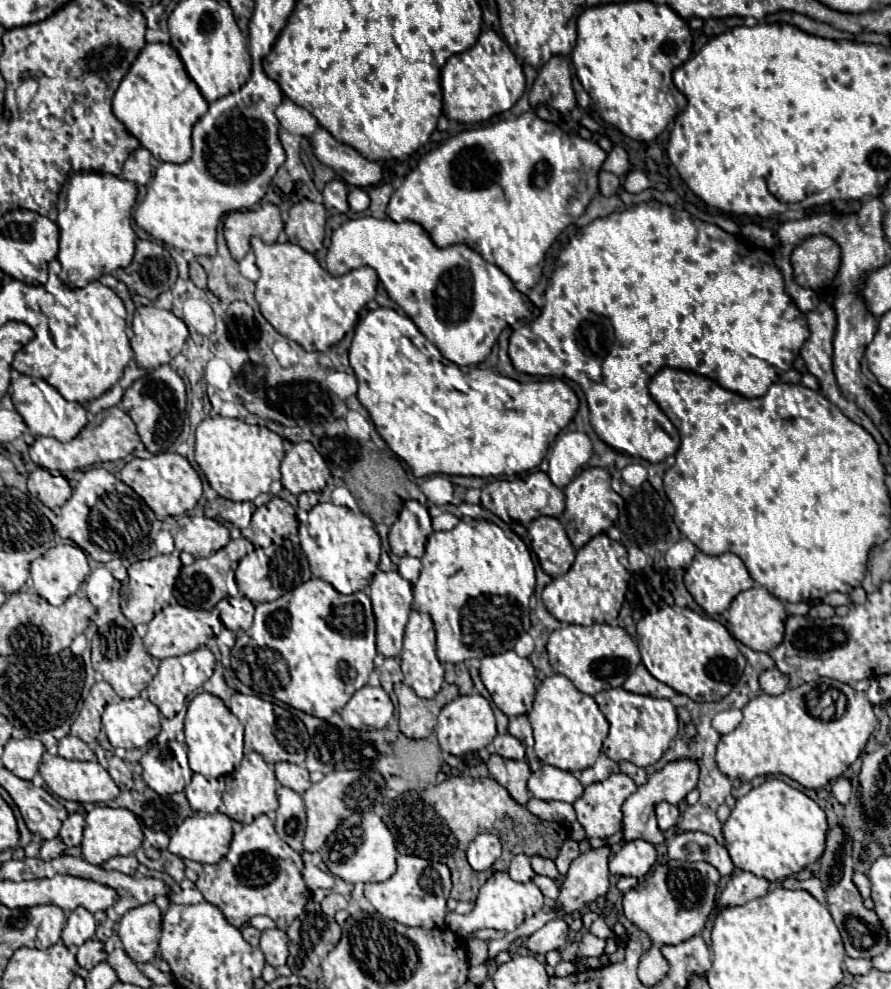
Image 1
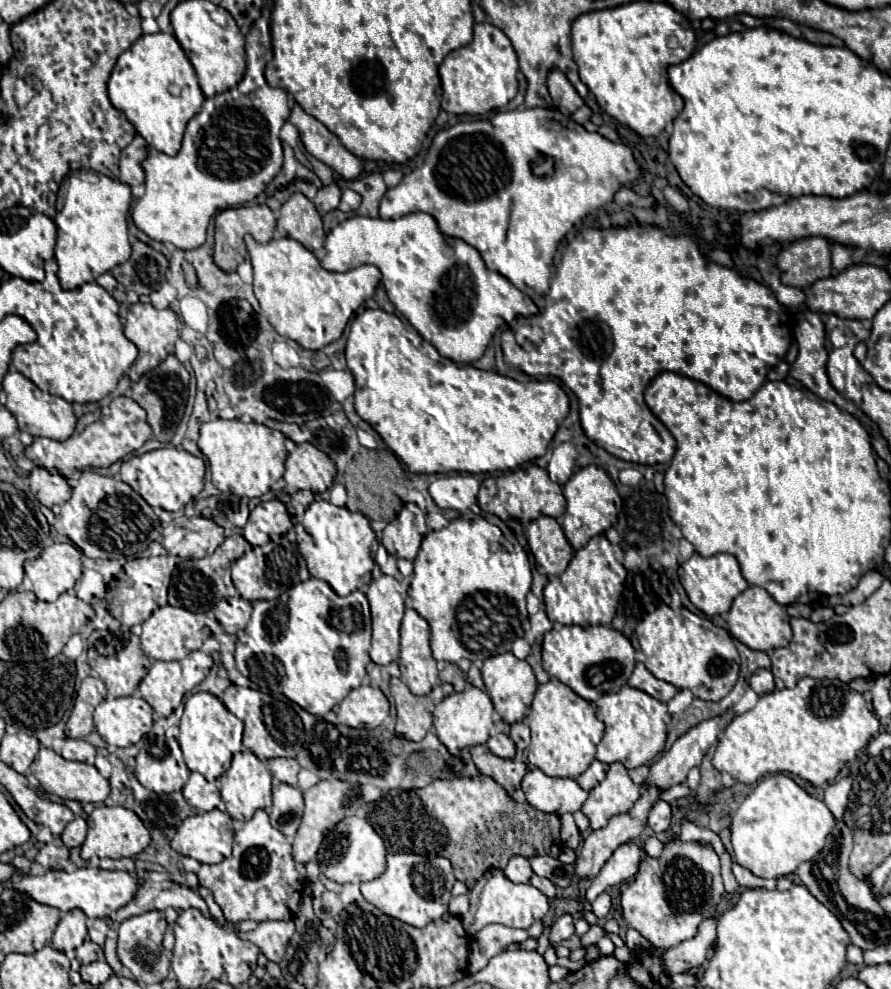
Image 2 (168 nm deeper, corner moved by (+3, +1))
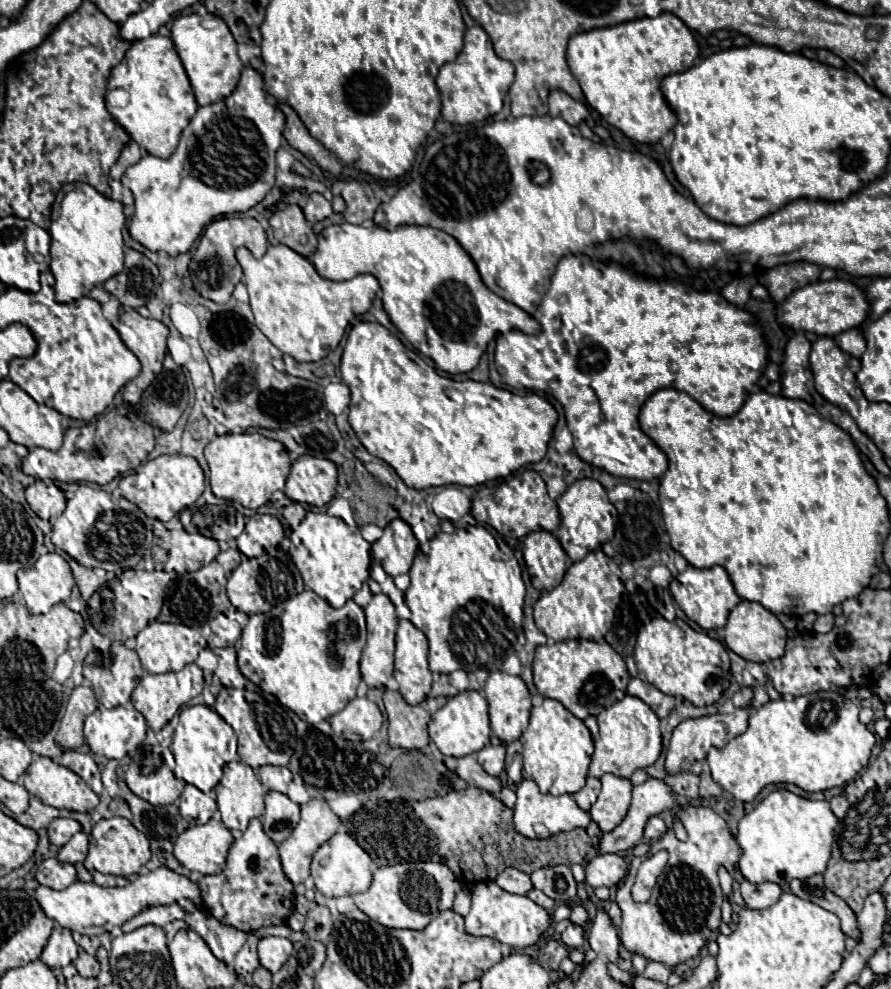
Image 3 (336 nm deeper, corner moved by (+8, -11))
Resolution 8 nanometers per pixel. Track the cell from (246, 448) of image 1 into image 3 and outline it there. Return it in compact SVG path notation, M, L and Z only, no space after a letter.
M226 434L216 436L204 450L210 464L210 486L218 498L240 502L244 508L260 508L278 490L284 490L290 474L288 450L282 442L270 440L262 434Z

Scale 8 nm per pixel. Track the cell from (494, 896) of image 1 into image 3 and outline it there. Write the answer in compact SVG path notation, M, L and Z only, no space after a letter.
M482 880L476 884L476 890L472 894L472 908L466 916L466 932L472 936L490 936L496 938L498 942L512 946L512 948L528 948L534 944L542 942L542 936L546 934L546 930L550 928L550 914L538 906L536 902L532 902L528 896L518 896L518 894L510 894L506 890L502 890L494 880Z

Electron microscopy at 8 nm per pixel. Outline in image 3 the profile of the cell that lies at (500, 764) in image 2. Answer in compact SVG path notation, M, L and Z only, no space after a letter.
M468 754L468 756L462 756L461 758L449 757L445 760L447 768L455 774L458 774L462 780L466 780L468 784L476 786L476 788L482 788L482 790L488 790L490 794L498 794L502 784L498 778L486 774L482 770L482 766L478 764L476 756L474 754Z

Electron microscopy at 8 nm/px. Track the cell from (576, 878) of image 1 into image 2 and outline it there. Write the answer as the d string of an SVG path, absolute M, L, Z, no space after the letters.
M645 788L641 798L635 802L635 806L627 814L613 816L605 828L591 830L589 834L585 834L583 844L579 846L577 858L575 858L575 864L573 864L575 866L575 874L581 880L593 880L599 874L599 870L603 868L603 864L611 858L611 854L615 852L617 846L621 846L621 844L625 844L625 842L629 842L629 840L633 840L633 838L637 838L641 834L641 830L647 826L647 812L657 800L659 800L659 790L657 788Z

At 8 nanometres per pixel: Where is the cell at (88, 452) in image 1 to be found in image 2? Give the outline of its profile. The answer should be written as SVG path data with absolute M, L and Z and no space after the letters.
M119 396L111 400L109 406L101 408L99 412L85 414L79 418L79 424L71 438L57 442L51 438L35 438L31 446L25 448L25 456L33 460L37 466L47 470L57 468L57 472L65 478L73 474L73 470L83 468L107 468L113 462L125 458L127 454L139 450L151 438L151 428L145 420L145 410L127 396Z

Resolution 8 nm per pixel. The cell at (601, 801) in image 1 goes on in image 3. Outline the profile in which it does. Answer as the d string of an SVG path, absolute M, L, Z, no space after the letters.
M604 774L600 782L602 792L598 796L598 802L592 806L590 816L598 822L602 832L610 832L624 820L630 808L632 782L628 778L620 778L614 774Z

